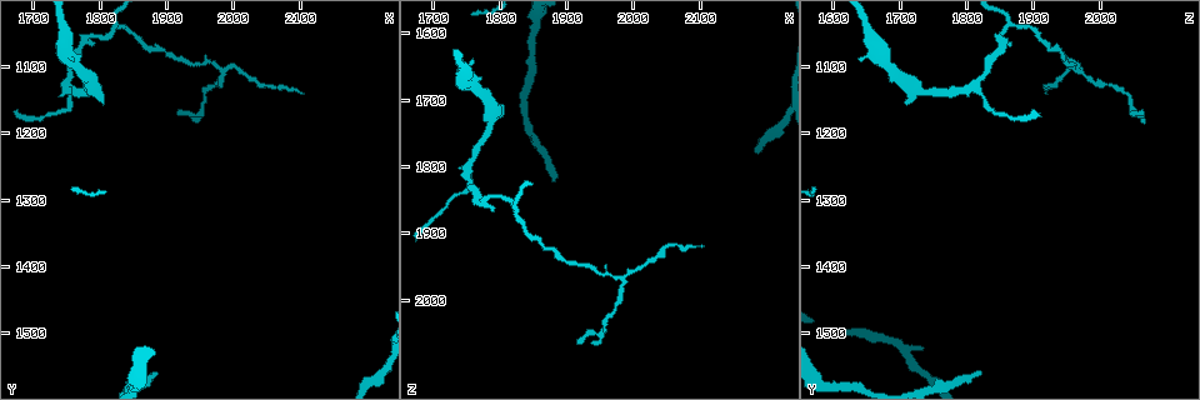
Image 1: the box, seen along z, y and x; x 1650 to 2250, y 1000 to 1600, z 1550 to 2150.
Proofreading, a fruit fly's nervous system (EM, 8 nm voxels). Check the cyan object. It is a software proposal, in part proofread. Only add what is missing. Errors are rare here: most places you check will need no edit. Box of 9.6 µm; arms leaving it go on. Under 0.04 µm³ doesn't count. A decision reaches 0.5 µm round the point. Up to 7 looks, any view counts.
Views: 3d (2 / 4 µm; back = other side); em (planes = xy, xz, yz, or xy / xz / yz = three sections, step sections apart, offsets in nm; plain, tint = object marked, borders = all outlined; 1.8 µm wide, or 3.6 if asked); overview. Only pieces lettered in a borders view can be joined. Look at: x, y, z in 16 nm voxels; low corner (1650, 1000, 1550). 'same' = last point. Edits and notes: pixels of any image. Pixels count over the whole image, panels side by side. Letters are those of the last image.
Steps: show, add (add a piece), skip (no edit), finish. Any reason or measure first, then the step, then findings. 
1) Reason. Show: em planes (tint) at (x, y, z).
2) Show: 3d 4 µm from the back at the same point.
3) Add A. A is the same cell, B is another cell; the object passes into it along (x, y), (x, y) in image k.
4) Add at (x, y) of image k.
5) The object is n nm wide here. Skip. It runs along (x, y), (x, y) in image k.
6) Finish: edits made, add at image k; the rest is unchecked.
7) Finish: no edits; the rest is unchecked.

Free end. Show: em planes (borders) at (2105, 1145, 1920).

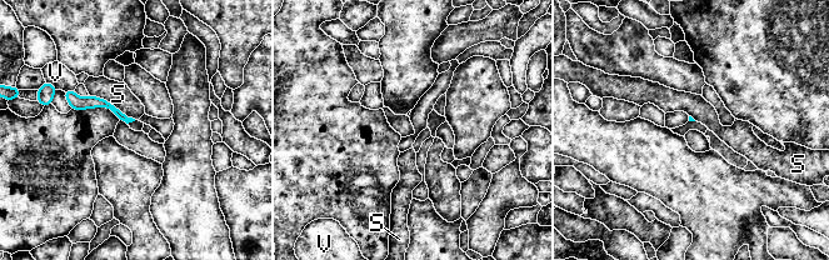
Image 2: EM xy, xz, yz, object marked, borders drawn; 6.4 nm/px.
Skip. S and V are other cells; it runs along (68, 94), (78, 103), (108, 104), (125, 119) in image 2; no lettered piece goes on from it.

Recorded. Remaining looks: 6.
Free end. Show: 3d 2 µm from the back at (1920, 1170, 2060).

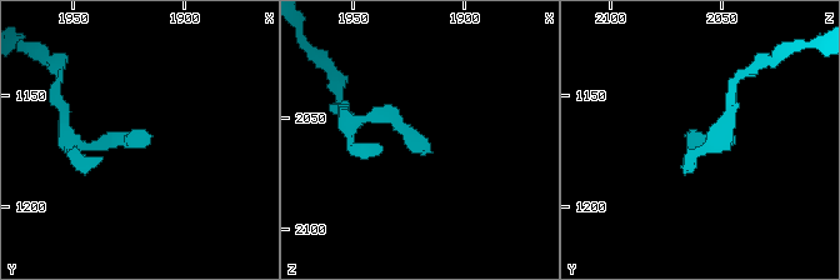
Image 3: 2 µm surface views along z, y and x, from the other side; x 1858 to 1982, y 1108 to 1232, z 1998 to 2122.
Now the EM. Show: em planes (borders) at (1915, 1166, 2065).

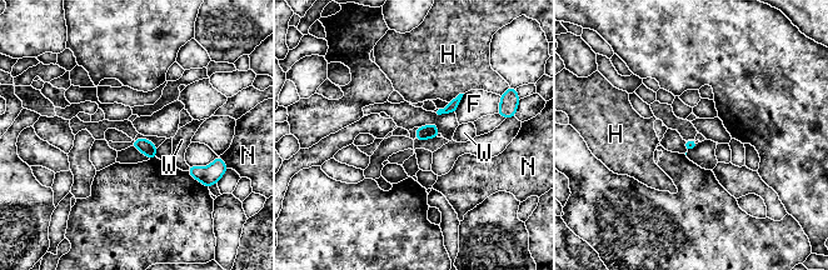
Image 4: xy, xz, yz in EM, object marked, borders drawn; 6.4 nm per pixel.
The longest contact is with F, 140 nm. Skip. F, H, N and W are other cells; a border runs along (463, 93), (459, 93), (448, 103) in image 4; none of them fits.

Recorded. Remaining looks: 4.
An open end. Show: em planes (borders) at (1885, 1555, 1820).

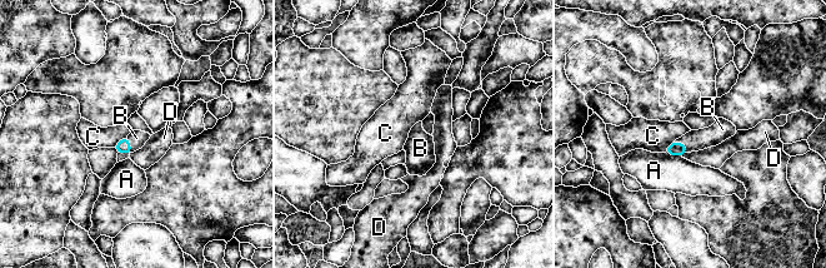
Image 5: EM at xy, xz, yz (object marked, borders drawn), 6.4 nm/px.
The longest contact is with A, 120 nm. Add at (695, 140) of image 5. B is the same cell, A, C and D are other cells; it goes on there.

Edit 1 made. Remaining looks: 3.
Finish: edits made, add at image 5; the rest is unchecked.

